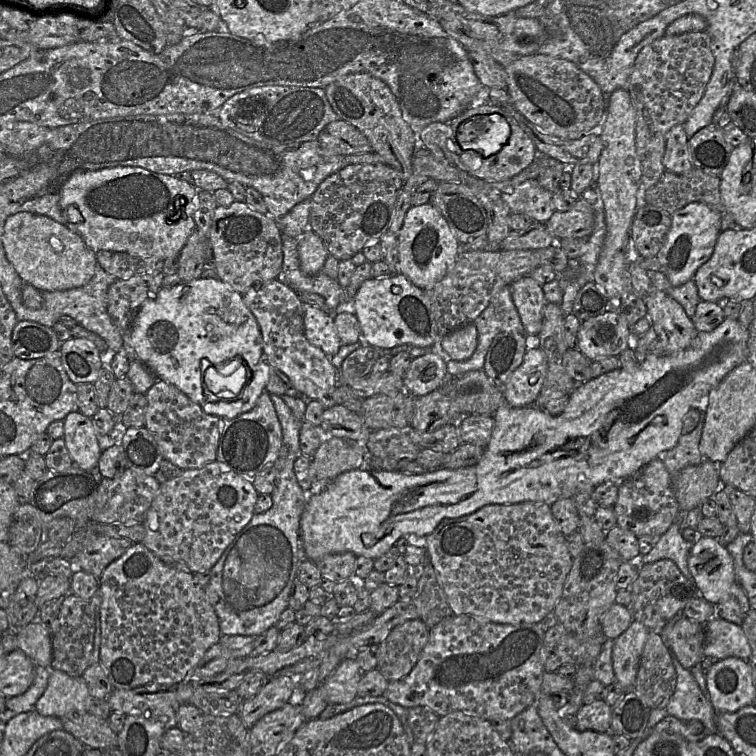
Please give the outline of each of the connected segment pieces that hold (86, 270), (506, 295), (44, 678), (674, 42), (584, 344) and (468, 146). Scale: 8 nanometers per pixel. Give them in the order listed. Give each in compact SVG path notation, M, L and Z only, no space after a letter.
M19 212L9 216L5 221L2 241L8 260L13 265L13 267L15 268L19 276L22 278L22 280L27 284L31 284L33 287L40 291L63 291L82 287L86 285L95 274L95 268L97 265L97 257L95 252L85 244L84 240L80 235L71 231L67 226L60 224L47 216L37 215L30 212Z
M510 286L503 287L473 323L478 332L476 350L468 360L455 361L449 359L450 361L446 365L448 377L460 376L468 371L482 370L488 348L494 337L500 332L525 333L512 300Z
M40 665L35 666L34 680L30 687L20 695L7 697L2 722L6 723L20 713L35 709L36 702L47 688L50 669Z
M706 31L663 36L643 47L638 53L628 81L628 92L635 109L636 152L641 163L641 182L645 186L645 194L665 172L663 157L667 133L674 126L687 120L703 96L713 66L714 56L710 47L710 37Z
M607 311L583 321L577 334L576 348L591 361L602 357L619 357L631 347L632 333L625 317L619 311Z
M478 114L464 120L456 131L463 150L472 150L484 159L497 155L510 138L510 125L499 114Z

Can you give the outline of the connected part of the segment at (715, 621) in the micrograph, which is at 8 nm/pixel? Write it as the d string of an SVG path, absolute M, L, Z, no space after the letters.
M713 617L705 624L703 655L722 660L736 657L748 661L752 648L742 626Z

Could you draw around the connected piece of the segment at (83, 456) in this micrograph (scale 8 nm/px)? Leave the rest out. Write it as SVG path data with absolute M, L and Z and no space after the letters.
M76 411L70 412L63 421L63 438L74 464L83 470L97 468L102 450L92 419Z

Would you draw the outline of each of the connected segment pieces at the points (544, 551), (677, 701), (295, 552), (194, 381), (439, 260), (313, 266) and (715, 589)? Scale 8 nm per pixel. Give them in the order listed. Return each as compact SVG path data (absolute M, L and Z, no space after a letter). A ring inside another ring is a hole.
M523 502L516 504L490 504L480 508L470 515L445 519L440 522L431 534L424 538L424 547L429 562L435 569L439 585L442 587L449 603L449 607L454 615L471 615L481 620L490 620L508 624L540 623L545 617L551 614L562 595L566 579L573 564L573 558L569 553L565 536L560 531L551 514L551 505L545 503Z
M672 655L672 661L676 668L677 684L666 711L668 715L674 716L682 721L698 720L702 722L706 731L717 732L717 712L700 689L691 671L685 669Z
M270 394L282 428L282 446L274 465L277 478L272 494L272 506L263 513L255 513L249 523L235 536L220 559L210 570L209 583L205 593L218 618L220 635L241 635L257 637L273 627L285 609L289 607L290 591L297 576L300 563L306 559L300 539L300 519L305 508L308 493L299 485L294 462L302 454L299 433L302 421L297 419L286 405L282 396Z
M199 278L170 288L160 288L137 312L130 328L130 339L137 360L141 361L158 380L175 386L193 402L199 404L207 414L218 416L220 419L233 419L250 411L260 395L266 391L270 367L263 352L258 322L245 304L243 294L219 278ZM232 358L240 358L249 366L252 380L237 397L220 399L207 388L204 375L211 365L218 365Z
M430 203L410 207L397 235L397 240L399 271L422 290L431 288L441 281L460 252L460 243L447 221Z
M308 228L297 239L297 243L301 271L309 276L322 272L330 254L323 240Z
M701 537L691 548L688 567L703 598L713 605L726 601L736 581L734 561L716 538Z

